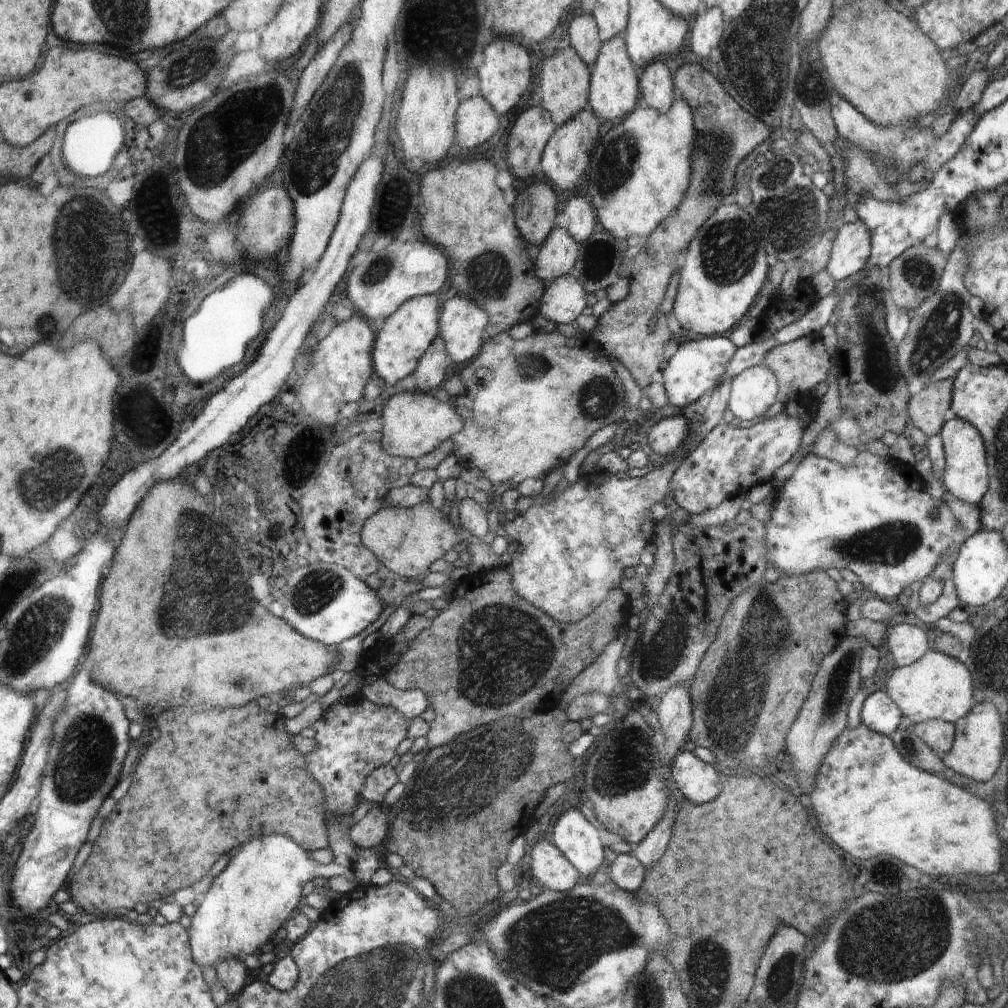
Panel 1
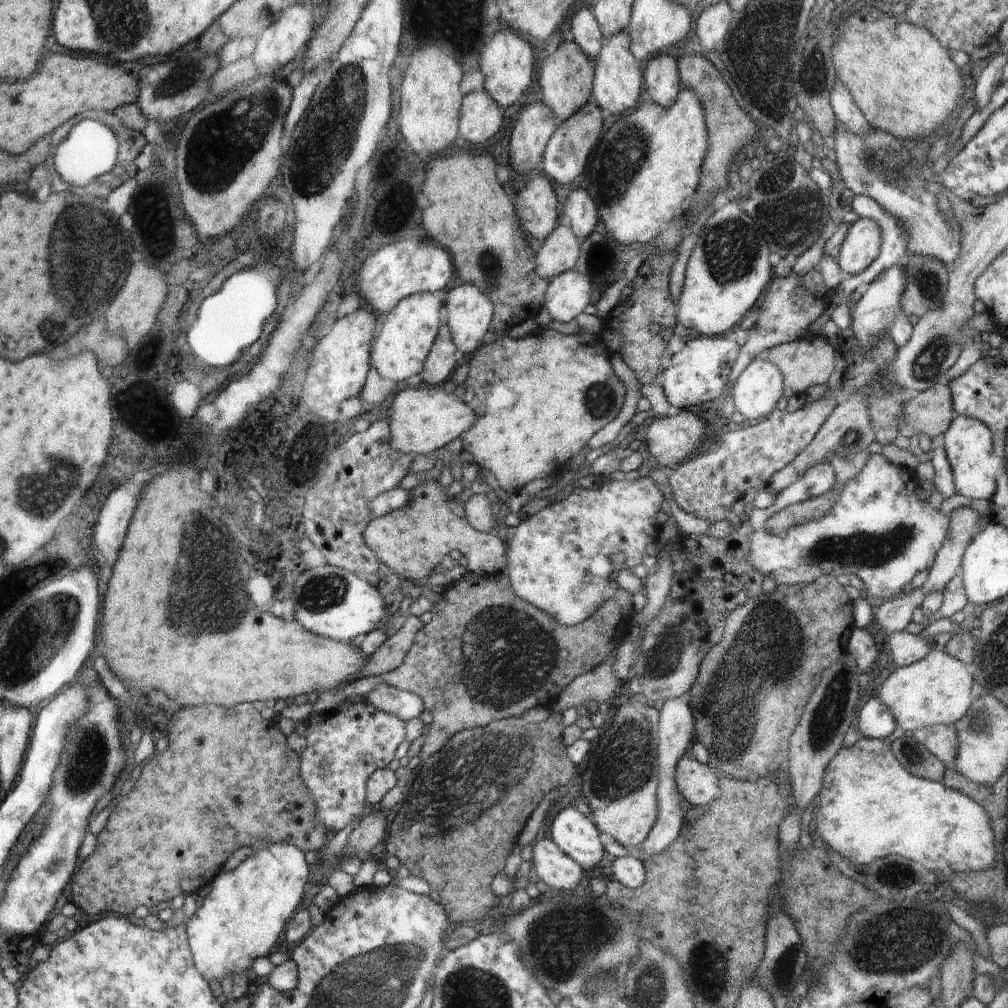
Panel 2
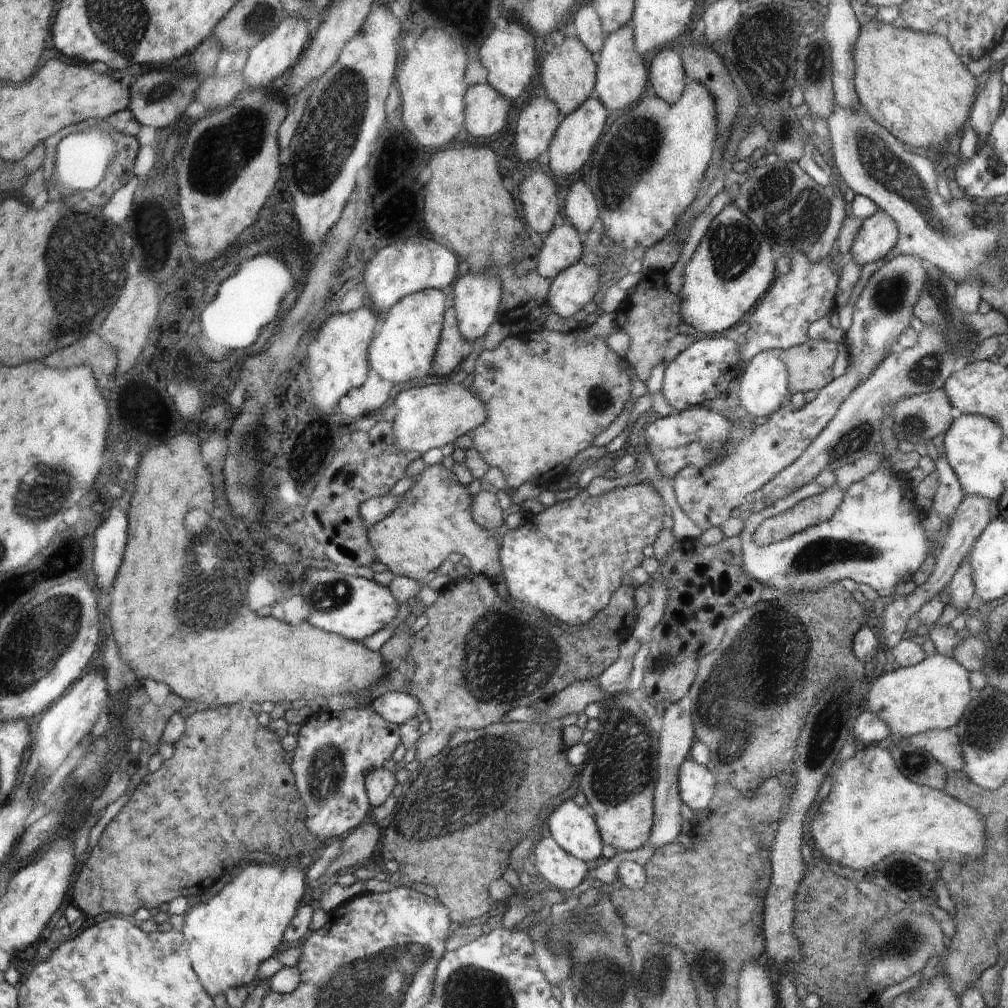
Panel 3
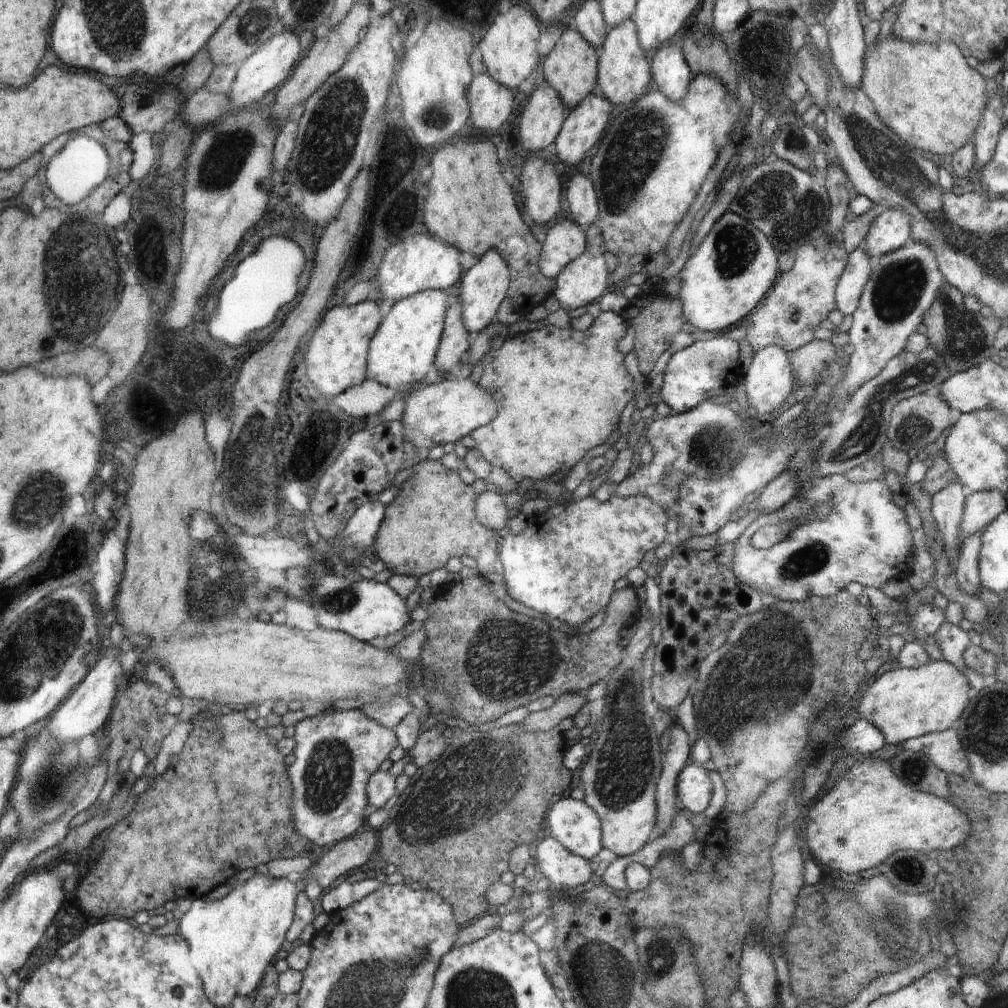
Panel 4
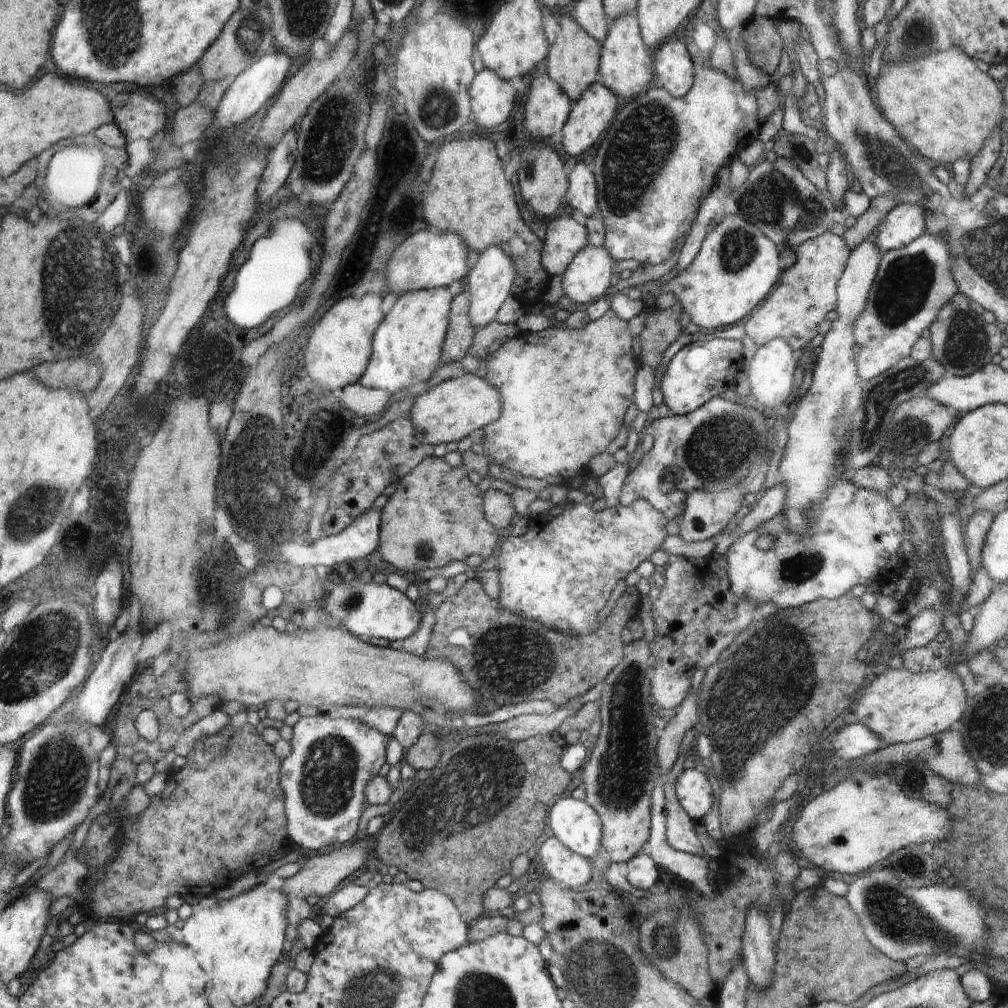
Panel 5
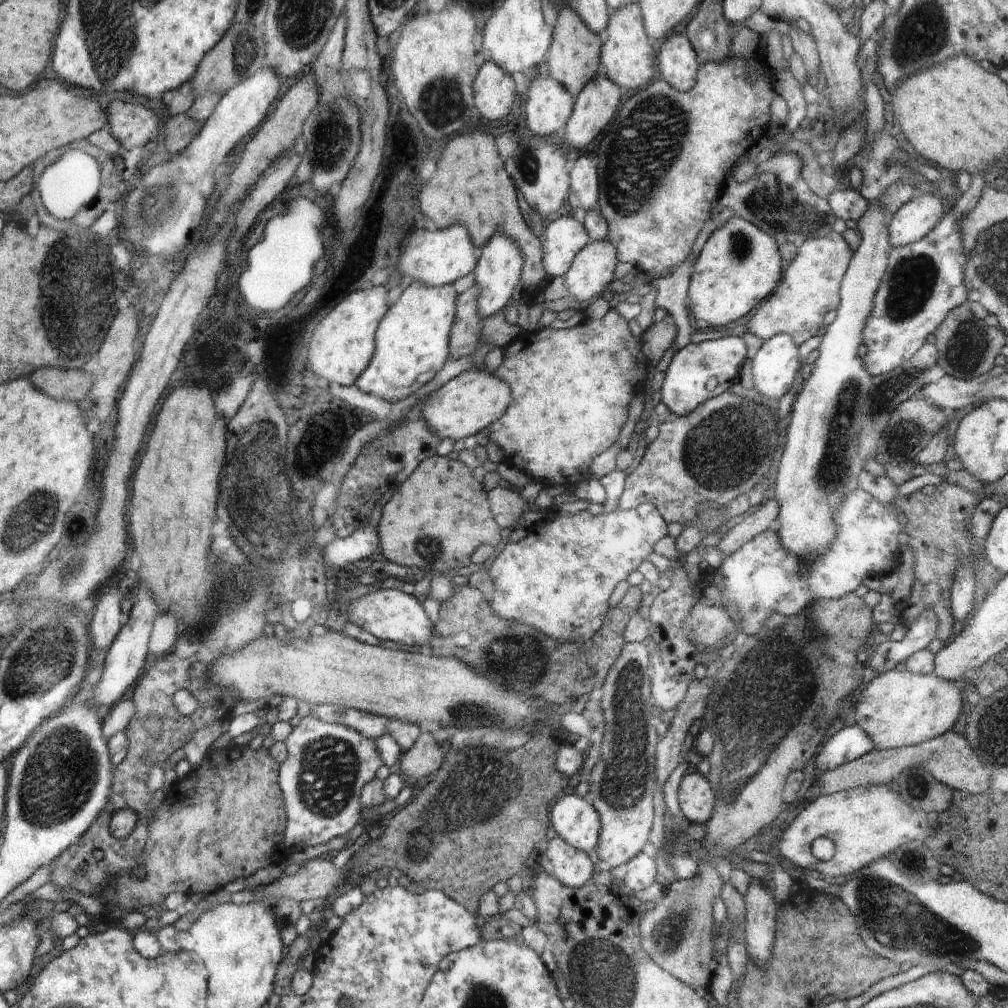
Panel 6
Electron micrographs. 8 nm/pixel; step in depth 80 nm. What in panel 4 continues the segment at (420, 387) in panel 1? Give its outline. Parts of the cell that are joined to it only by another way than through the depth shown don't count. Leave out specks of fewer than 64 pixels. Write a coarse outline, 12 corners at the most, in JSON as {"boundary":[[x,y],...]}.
{"boundary":[[459,299],[448,308],[436,369],[445,376],[470,347]]}

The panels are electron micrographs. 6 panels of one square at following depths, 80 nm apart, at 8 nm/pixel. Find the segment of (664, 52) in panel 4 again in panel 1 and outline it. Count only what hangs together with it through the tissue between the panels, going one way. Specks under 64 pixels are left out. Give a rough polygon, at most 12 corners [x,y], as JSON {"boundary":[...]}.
{"boundary":[[666,61],[643,68],[644,105],[667,113],[672,76]]}

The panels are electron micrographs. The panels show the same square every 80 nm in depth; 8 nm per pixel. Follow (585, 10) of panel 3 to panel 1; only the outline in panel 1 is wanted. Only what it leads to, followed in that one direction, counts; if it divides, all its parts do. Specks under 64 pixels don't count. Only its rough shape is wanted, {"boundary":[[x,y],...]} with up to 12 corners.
{"boundary":[[576,11],[564,30],[593,69],[602,48],[595,18]]}

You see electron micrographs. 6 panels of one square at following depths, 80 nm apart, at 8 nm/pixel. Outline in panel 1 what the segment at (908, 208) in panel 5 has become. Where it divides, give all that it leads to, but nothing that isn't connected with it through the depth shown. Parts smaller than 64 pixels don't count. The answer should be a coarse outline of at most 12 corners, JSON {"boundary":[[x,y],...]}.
{"boundary":[[864,222],[838,229],[826,268],[837,280],[860,273],[871,253]]}

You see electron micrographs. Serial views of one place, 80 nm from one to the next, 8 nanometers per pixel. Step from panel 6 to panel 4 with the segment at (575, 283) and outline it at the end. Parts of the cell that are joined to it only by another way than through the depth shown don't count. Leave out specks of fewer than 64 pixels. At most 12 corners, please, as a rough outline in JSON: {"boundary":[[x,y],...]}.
{"boundary":[[580,256],[556,278],[564,310],[606,292],[604,256]]}

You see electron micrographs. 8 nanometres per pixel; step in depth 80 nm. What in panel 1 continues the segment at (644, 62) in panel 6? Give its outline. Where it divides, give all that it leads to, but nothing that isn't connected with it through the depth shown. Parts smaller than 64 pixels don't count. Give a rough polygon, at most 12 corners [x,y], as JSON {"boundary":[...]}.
{"boundary":[[620,34],[602,44],[591,106],[602,120],[632,112],[638,76]]}

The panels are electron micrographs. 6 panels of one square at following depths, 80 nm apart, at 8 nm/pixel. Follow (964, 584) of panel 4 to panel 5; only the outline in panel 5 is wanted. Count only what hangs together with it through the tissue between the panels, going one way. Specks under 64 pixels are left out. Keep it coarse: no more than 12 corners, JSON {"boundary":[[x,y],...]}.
{"boundary":[[978,510],[963,536],[970,578],[981,564],[981,552],[994,512]]}

